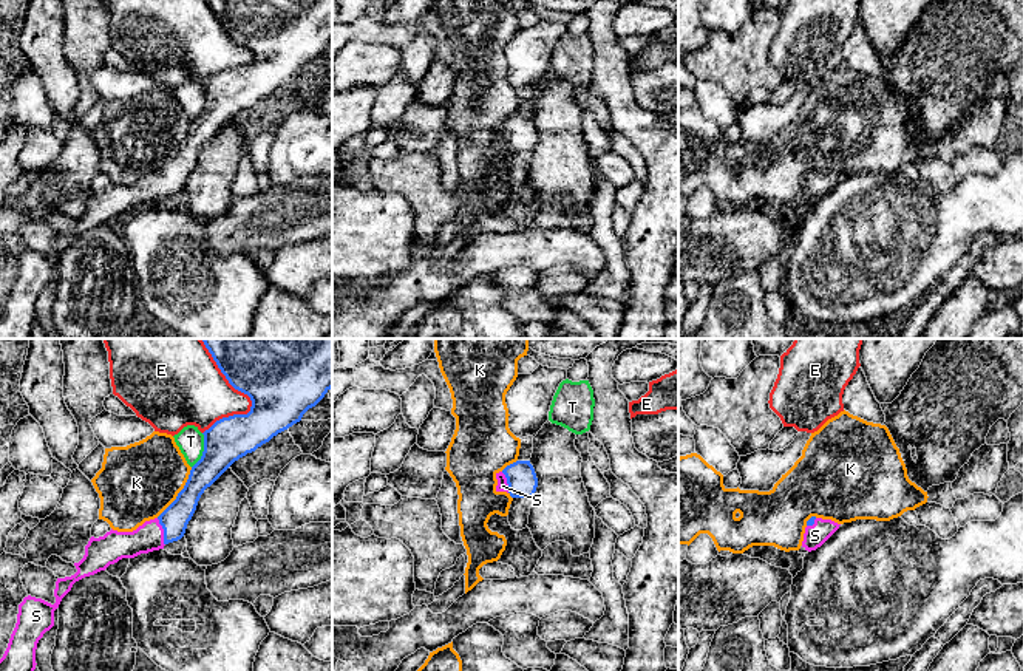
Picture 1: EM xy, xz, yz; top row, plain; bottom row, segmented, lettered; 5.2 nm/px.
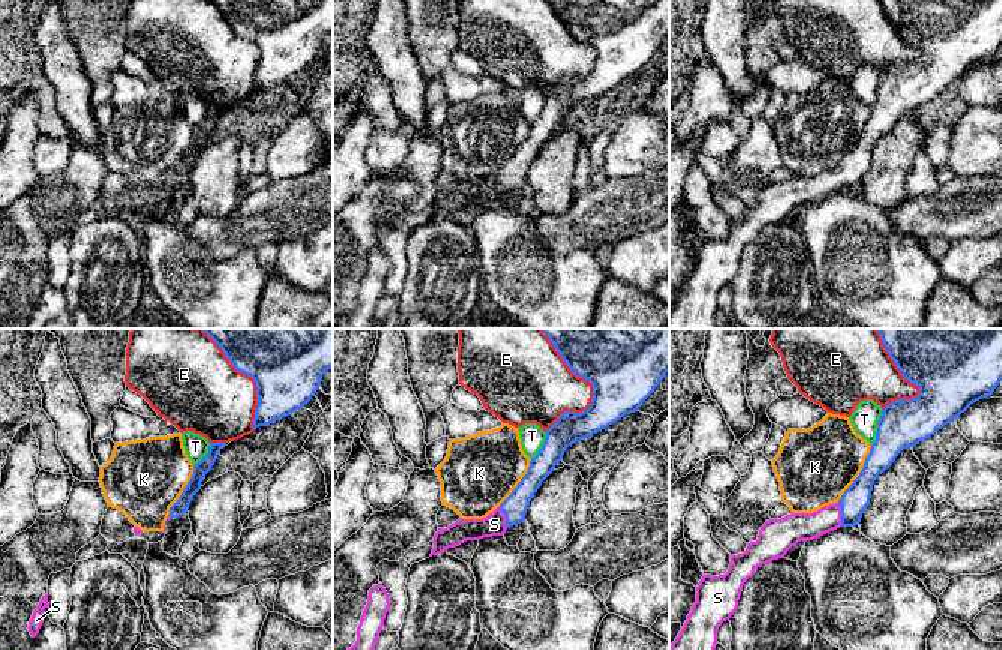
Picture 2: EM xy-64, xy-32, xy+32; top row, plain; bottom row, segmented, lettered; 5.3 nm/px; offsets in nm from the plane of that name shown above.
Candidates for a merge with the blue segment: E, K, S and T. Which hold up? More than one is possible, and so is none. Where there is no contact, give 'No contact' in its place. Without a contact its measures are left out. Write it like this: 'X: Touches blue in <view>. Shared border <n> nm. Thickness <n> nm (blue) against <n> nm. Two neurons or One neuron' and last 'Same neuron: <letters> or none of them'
E: Touches blue in xy. Shared border 460 nm. Thickness 380 nm (blue) against 300 nm. Two neurons
K: Touches blue in xy. Shared border 320 nm. Thickness 150 nm (blue) against 400 nm. Two neurons
S: Touches blue in xy. Shared border 150 nm. Thickness 140 nm (blue) against 150 nm. One neuron
T: Touches blue in xy. Shared border 190 nm. Thickness 220 nm (blue) against 140 nm. Two neurons
Same neuron: S

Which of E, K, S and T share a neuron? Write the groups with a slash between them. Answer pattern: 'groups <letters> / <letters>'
groups E / K / S / T

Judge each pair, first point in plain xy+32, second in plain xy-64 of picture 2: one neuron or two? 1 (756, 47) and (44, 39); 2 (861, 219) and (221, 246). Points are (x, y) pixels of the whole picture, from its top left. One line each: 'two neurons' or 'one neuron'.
1: two neurons
2: two neurons

